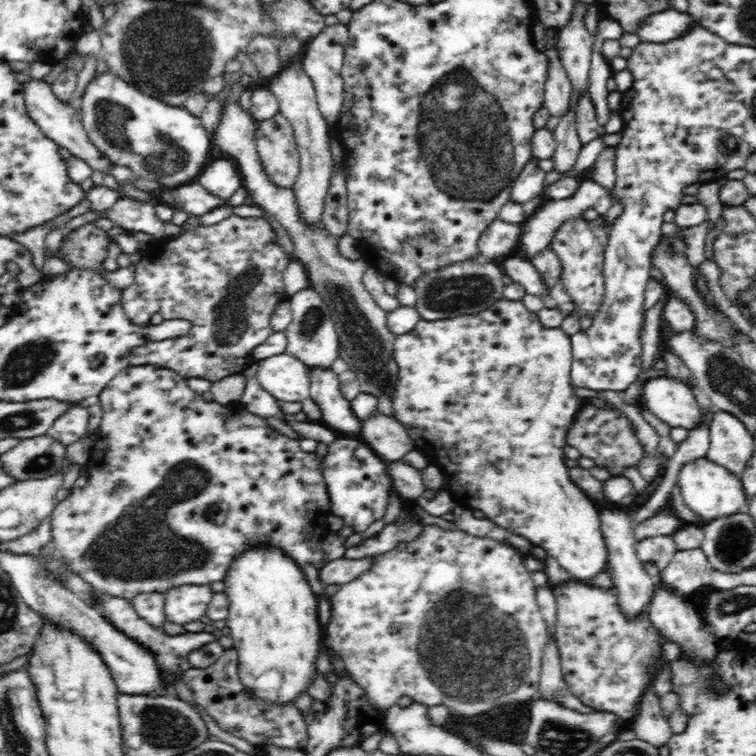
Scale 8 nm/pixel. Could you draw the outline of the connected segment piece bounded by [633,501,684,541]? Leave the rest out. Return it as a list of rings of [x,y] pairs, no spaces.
[[[669,501],[663,508],[656,510],[652,514],[652,518],[648,518],[648,520],[636,525],[633,533],[638,541],[644,540],[644,538],[652,538],[652,536],[672,535],[683,527],[683,522],[676,516]]]

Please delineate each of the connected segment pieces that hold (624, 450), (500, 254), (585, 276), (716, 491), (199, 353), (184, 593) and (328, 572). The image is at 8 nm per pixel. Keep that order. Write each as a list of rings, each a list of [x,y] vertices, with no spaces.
[[[600,402],[582,406],[566,434],[566,444],[577,448],[581,456],[594,460],[595,466],[605,468],[612,477],[623,476],[628,467],[636,467],[644,456],[644,449],[634,432],[630,419],[620,410]]]
[[[494,220],[478,241],[479,254],[491,262],[500,262],[506,256],[516,254],[521,242],[521,224]]]
[[[601,215],[593,220],[586,221],[580,216],[562,222],[562,226],[554,232],[554,238],[549,246],[558,255],[562,274],[560,279],[570,300],[575,304],[573,313],[580,318],[591,314],[594,316],[599,310],[605,295],[603,277],[604,251],[608,242],[609,230],[612,224],[603,224]]]
[[[706,457],[687,462],[680,469],[677,483],[686,506],[705,522],[747,511],[748,496],[742,483],[734,473]]]
[[[234,215],[230,216],[230,218],[226,218],[226,220],[222,220],[222,222],[218,222],[218,224],[212,224],[212,226],[194,227],[192,230],[184,231],[181,235],[176,237],[157,240],[153,244],[145,245],[140,251],[142,256],[139,263],[135,265],[135,281],[130,284],[130,286],[126,286],[121,294],[121,303],[126,316],[140,326],[148,326],[148,324],[151,324],[150,318],[158,312],[158,314],[162,315],[163,320],[176,320],[176,318],[188,320],[188,322],[191,322],[191,329],[187,335],[180,338],[148,342],[145,345],[134,348],[134,350],[129,353],[129,365],[155,365],[164,369],[174,370],[174,372],[186,380],[188,378],[204,378],[210,381],[210,383],[219,382],[231,375],[246,373],[247,366],[252,362],[252,352],[256,349],[256,346],[264,344],[273,332],[270,326],[270,317],[276,305],[279,302],[289,300],[288,295],[285,293],[283,274],[292,258],[276,243],[276,234],[268,221],[263,217],[243,218]]]
[[[182,585],[163,592],[165,621],[184,627],[205,616],[215,592],[210,585]]]
[[[343,556],[329,563],[326,562],[318,570],[318,577],[320,577],[320,581],[327,585],[346,584],[346,582],[352,582],[354,578],[362,576],[370,568],[370,562],[372,562],[372,557],[348,559]]]

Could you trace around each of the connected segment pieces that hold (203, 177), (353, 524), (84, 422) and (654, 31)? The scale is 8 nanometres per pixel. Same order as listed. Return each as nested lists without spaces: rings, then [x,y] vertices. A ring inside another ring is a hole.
[[[229,157],[210,159],[202,168],[196,182],[206,188],[210,194],[219,196],[221,200],[229,200],[232,194],[243,186],[243,178]]]
[[[337,434],[323,460],[323,476],[331,502],[331,514],[340,516],[353,532],[364,532],[372,522],[383,518],[390,493],[394,491],[387,462],[360,437]]]
[[[74,405],[68,408],[50,428],[47,435],[68,446],[81,439],[88,430],[89,413],[86,405]]]
[[[668,8],[646,17],[634,33],[641,42],[665,43],[680,38],[694,25],[696,22],[688,12],[677,12],[674,8]]]

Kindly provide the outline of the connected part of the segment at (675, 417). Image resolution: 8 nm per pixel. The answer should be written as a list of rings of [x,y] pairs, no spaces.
[[[658,376],[643,383],[641,405],[671,428],[694,430],[701,426],[704,413],[694,392],[672,377]]]

